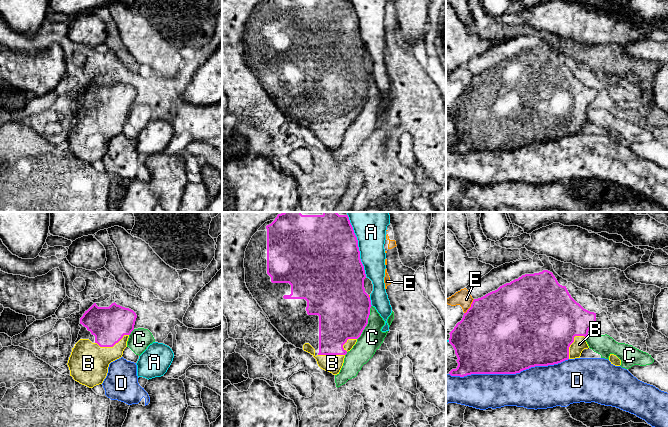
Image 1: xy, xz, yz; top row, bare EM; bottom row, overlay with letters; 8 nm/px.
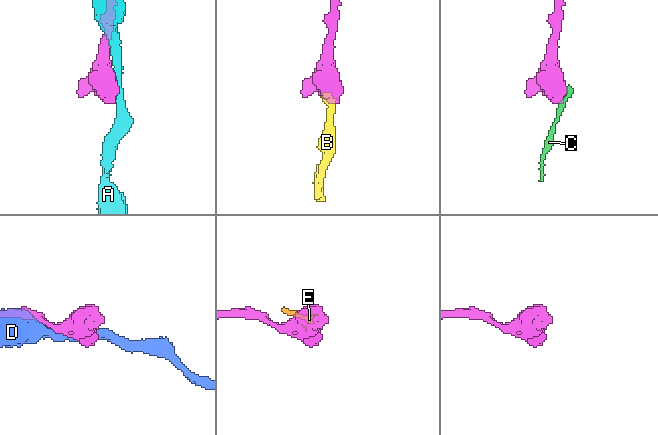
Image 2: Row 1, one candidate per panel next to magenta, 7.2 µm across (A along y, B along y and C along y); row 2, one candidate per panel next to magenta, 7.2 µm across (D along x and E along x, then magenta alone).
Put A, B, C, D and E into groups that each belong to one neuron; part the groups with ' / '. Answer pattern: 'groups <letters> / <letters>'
groups A / B / C E / D

